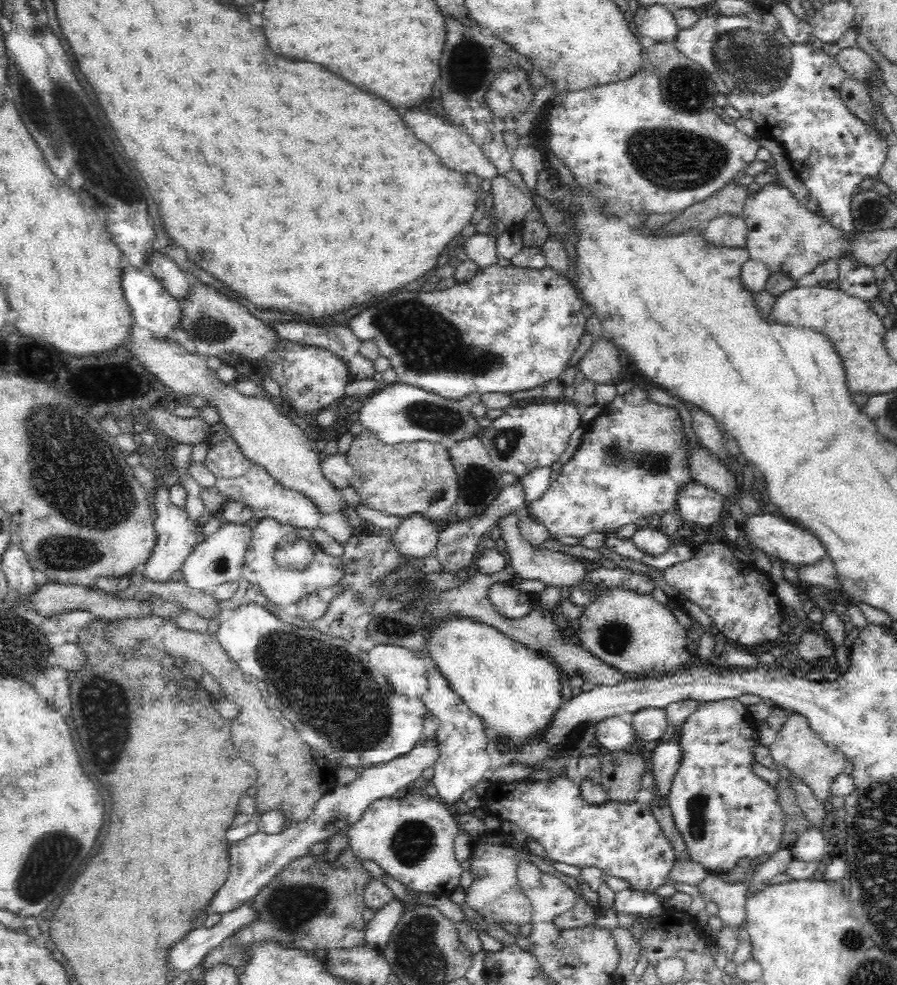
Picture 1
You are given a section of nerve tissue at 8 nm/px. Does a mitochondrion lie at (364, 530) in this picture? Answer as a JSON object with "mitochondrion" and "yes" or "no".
{"mitochondrion":"no"}

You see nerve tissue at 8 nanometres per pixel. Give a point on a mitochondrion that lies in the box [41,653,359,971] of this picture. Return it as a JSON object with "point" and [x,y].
{"point":[103,705]}

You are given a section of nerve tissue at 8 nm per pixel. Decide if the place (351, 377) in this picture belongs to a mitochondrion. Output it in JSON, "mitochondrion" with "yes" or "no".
{"mitochondrion":"no"}

